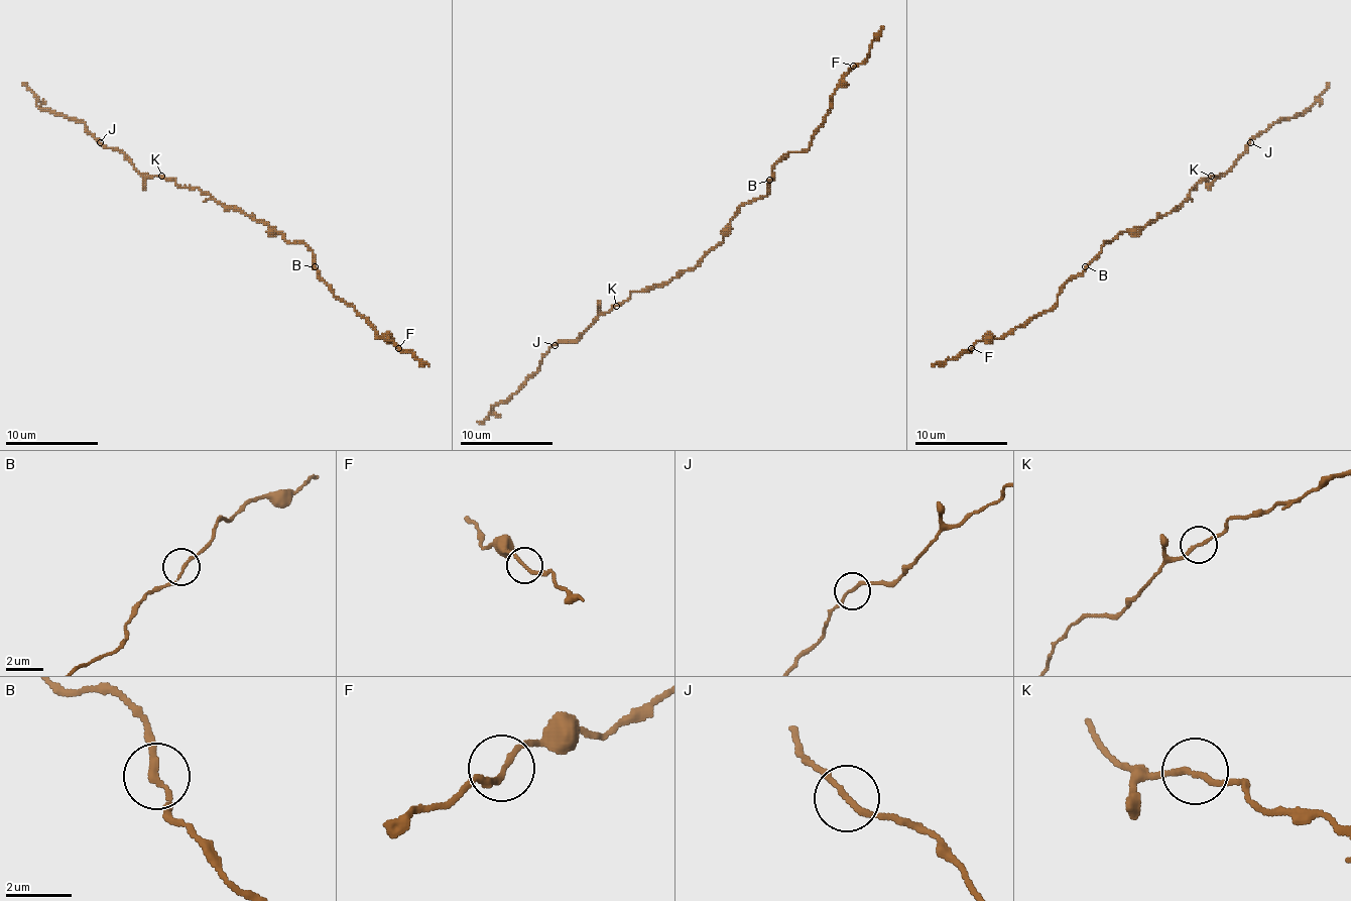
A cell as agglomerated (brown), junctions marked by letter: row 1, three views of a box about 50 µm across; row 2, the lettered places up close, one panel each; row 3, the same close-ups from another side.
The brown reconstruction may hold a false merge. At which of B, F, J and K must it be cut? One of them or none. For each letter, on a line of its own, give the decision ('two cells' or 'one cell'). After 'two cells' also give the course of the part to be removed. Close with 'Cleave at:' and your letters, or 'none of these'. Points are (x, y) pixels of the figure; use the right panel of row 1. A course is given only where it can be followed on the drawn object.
B: one cell
F: one cell
J: two cells | (1250, 143), (1275, 122), (1301, 115), (1327, 83)
K: one cell
Cleave at: J

